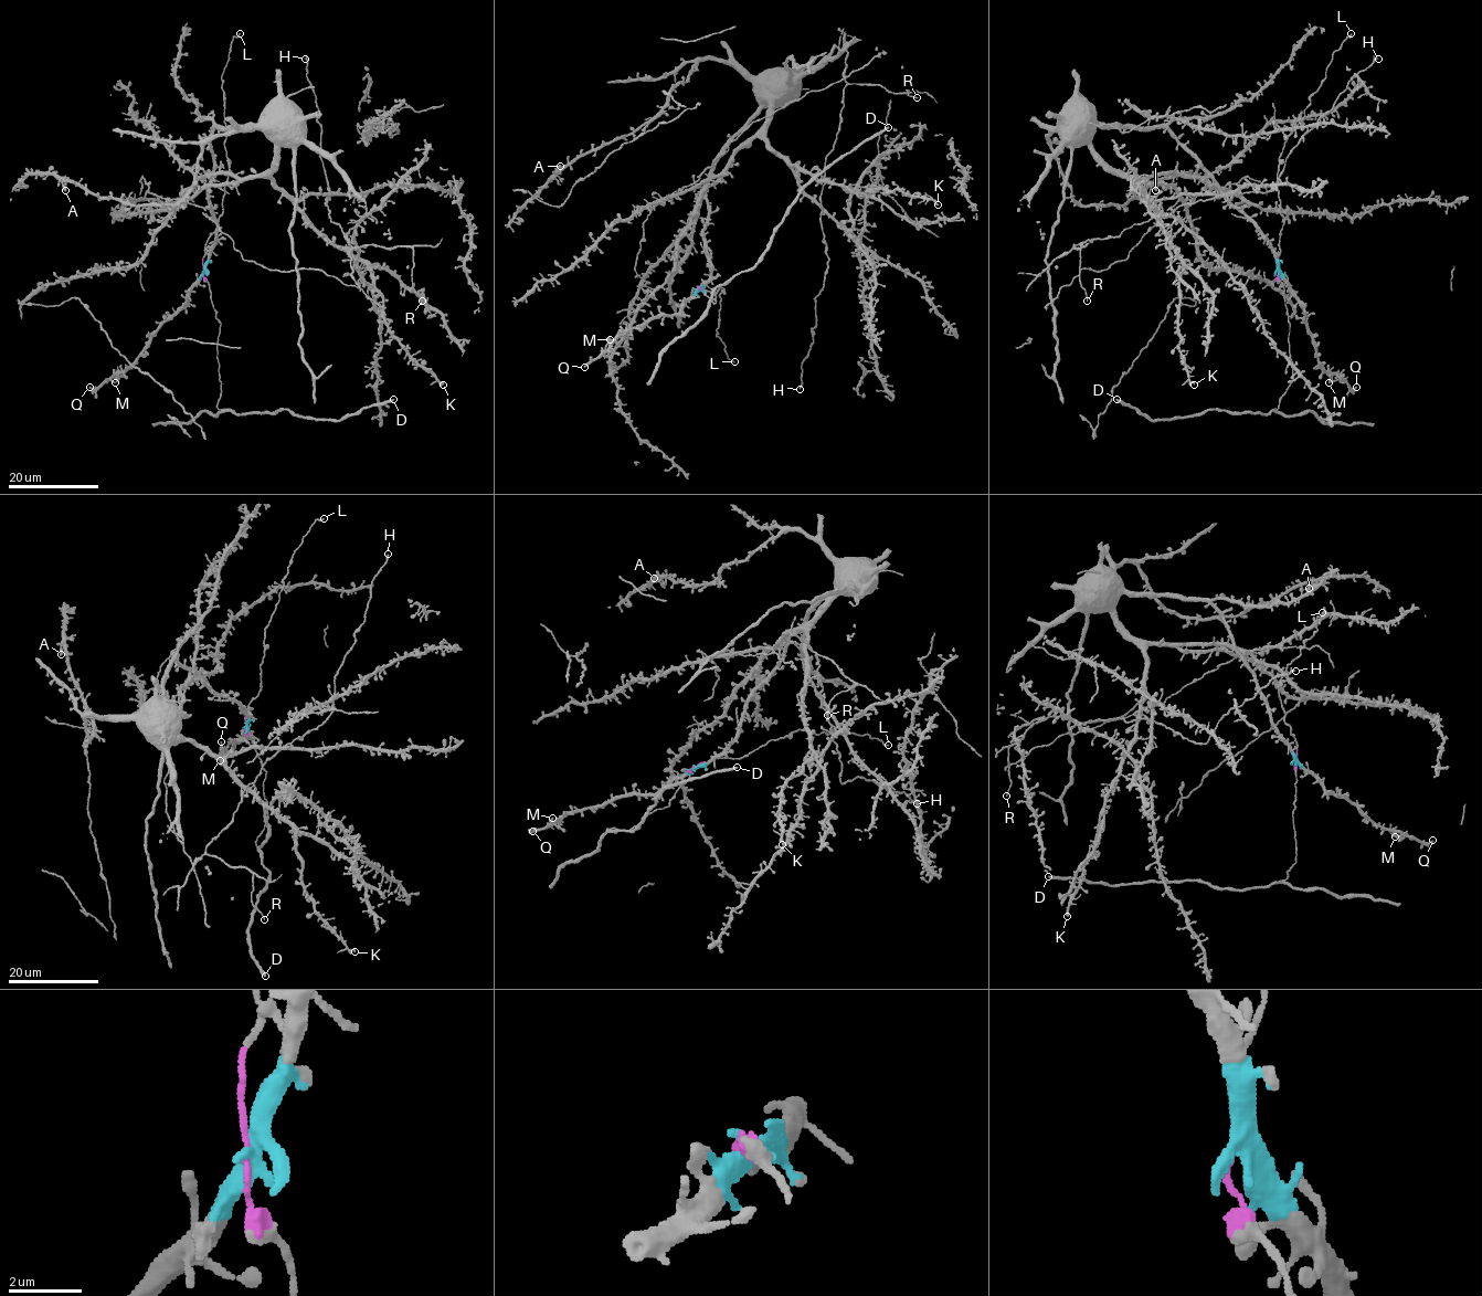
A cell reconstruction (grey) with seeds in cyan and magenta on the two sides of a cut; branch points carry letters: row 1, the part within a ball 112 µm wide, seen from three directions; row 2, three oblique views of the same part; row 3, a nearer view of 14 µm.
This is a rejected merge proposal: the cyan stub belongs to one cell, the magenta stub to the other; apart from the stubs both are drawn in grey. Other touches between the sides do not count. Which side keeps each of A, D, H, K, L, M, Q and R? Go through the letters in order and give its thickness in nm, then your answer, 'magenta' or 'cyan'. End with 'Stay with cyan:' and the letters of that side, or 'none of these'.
A: 480 nm thick; cyan
D: 320 nm thick; magenta
H: 150 nm thick; cyan
K: 260 nm thick; cyan
L: 150 nm thick; magenta
M: 160 nm thick; cyan
Q: 200 nm thick; cyan
R: 140 nm thick; cyan
Stay with cyan: A, H, K, M, Q, R

